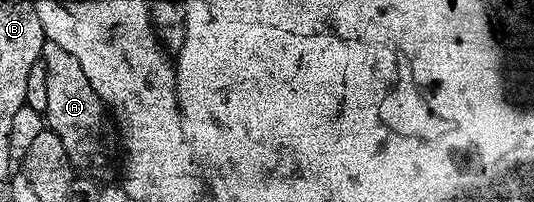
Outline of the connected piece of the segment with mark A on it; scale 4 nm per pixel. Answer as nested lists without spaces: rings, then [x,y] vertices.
[[[46,41],[39,62],[47,73],[47,109],[44,117],[48,130],[63,141],[74,172],[98,181],[105,181],[119,163],[119,136],[105,102],[91,89],[91,81],[83,73],[83,65],[67,53],[67,49]]]

